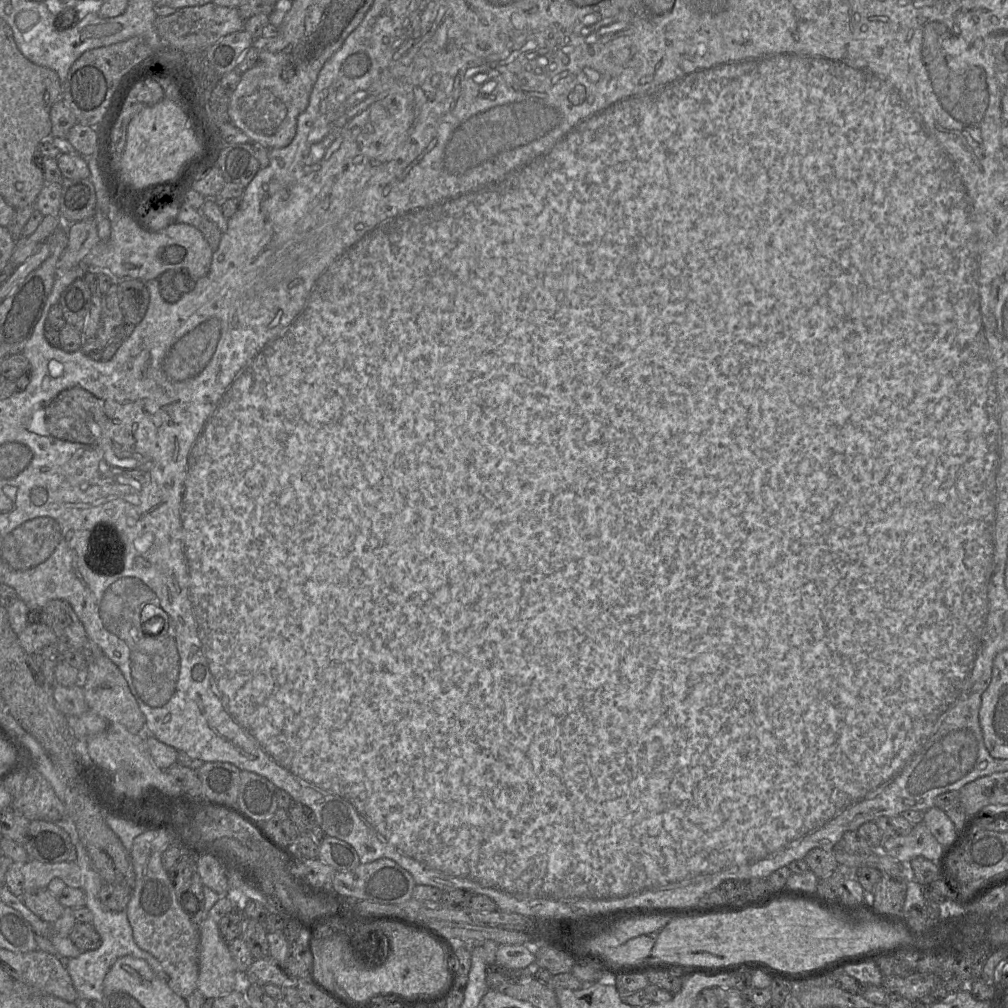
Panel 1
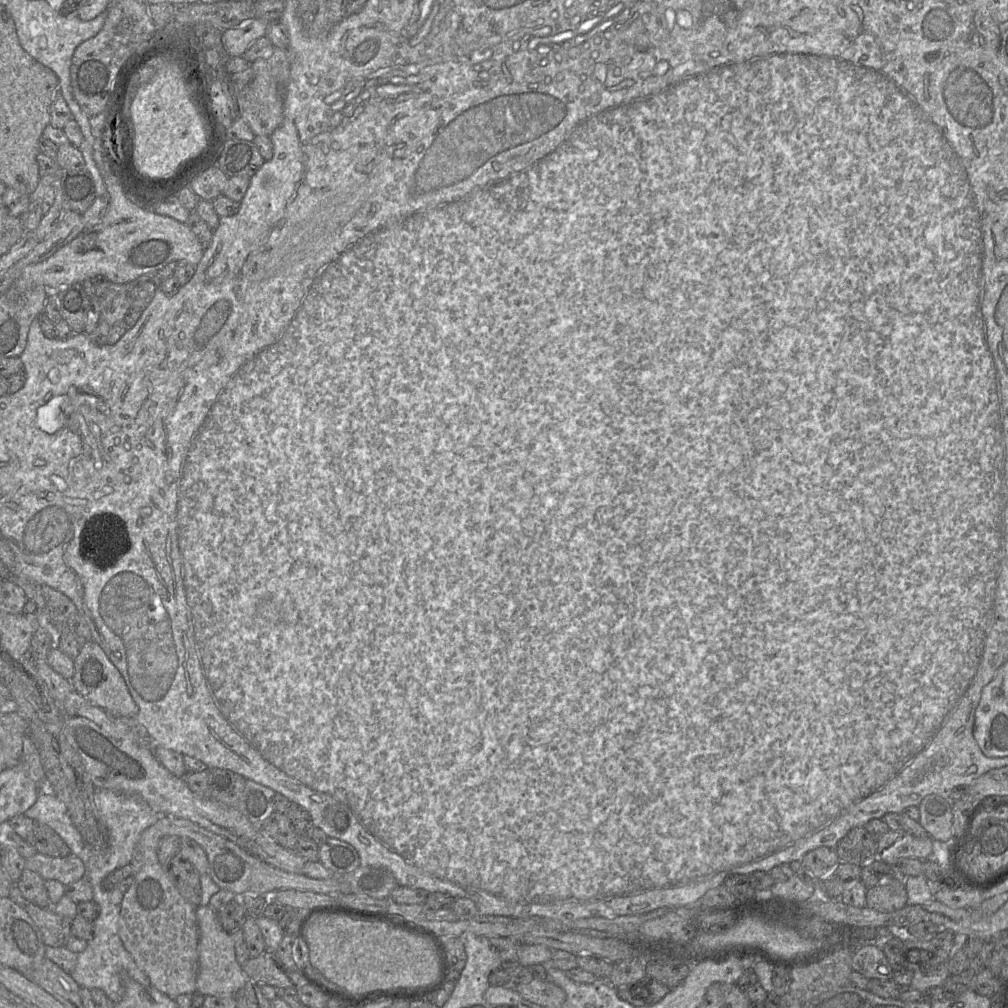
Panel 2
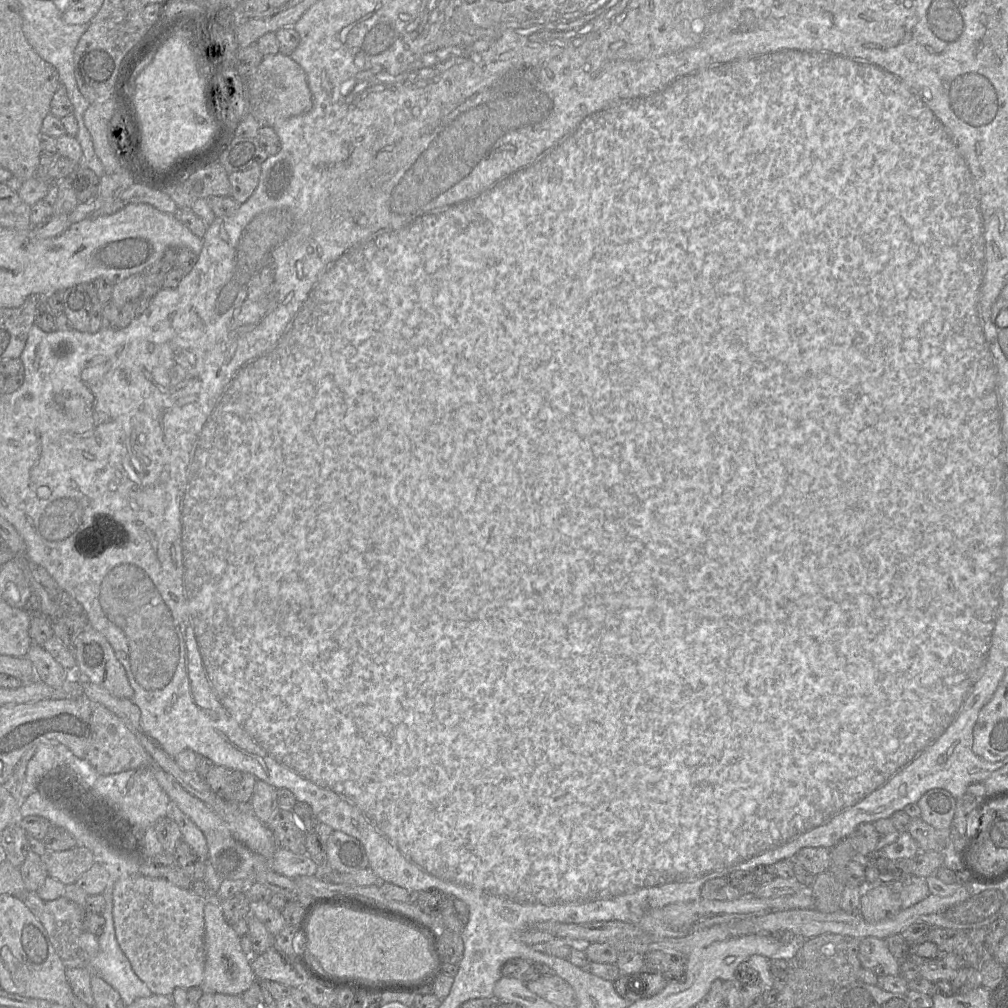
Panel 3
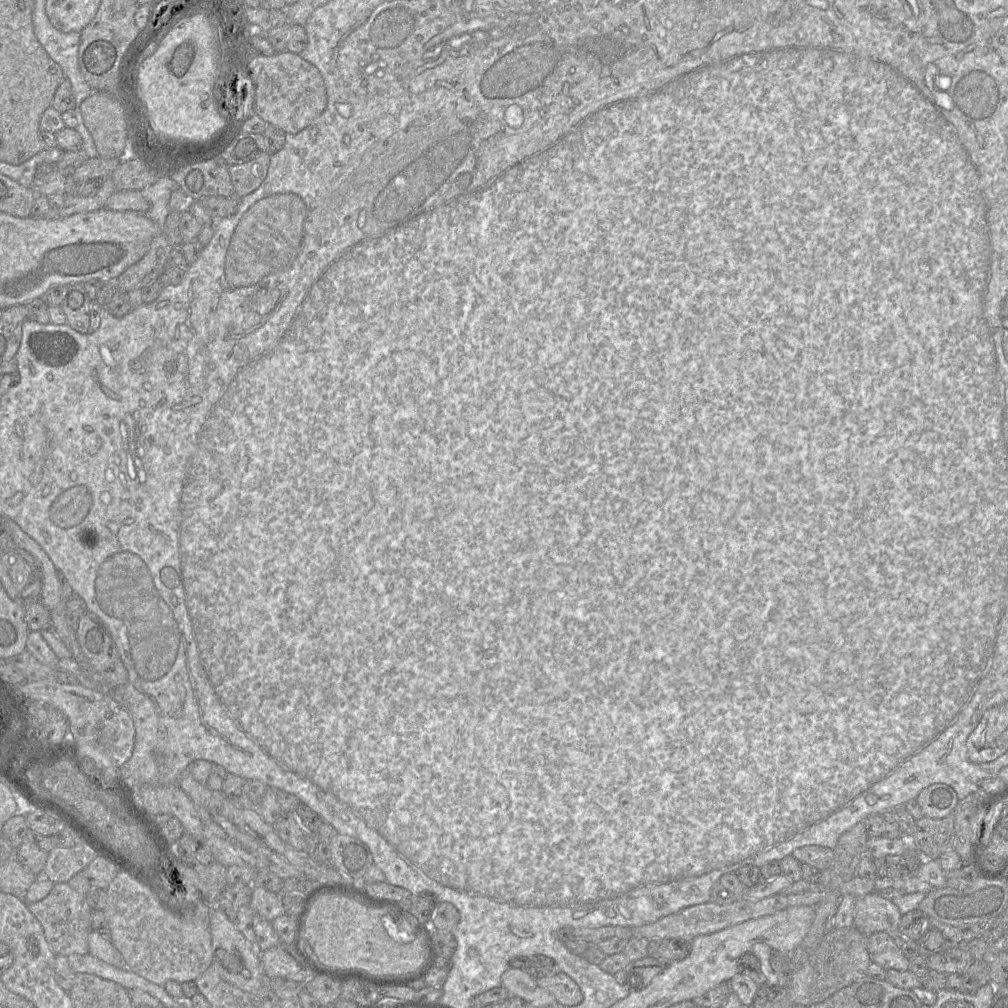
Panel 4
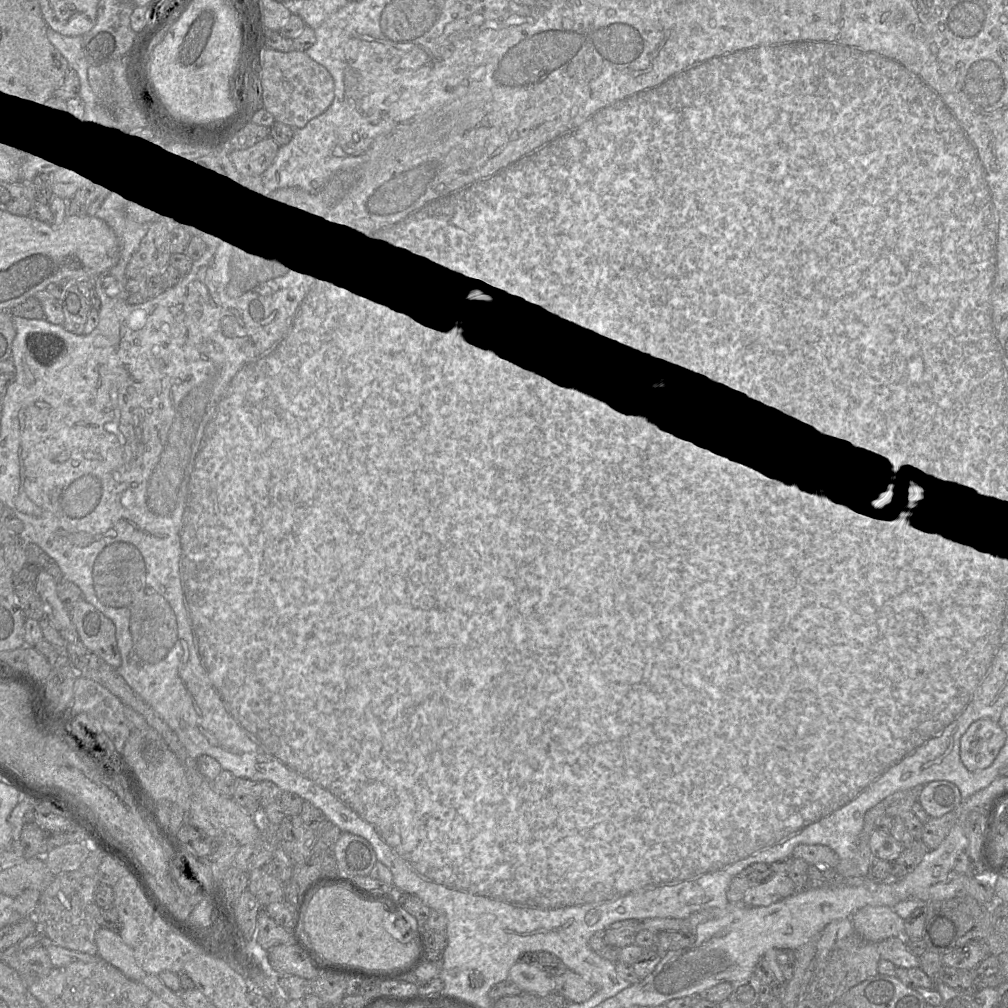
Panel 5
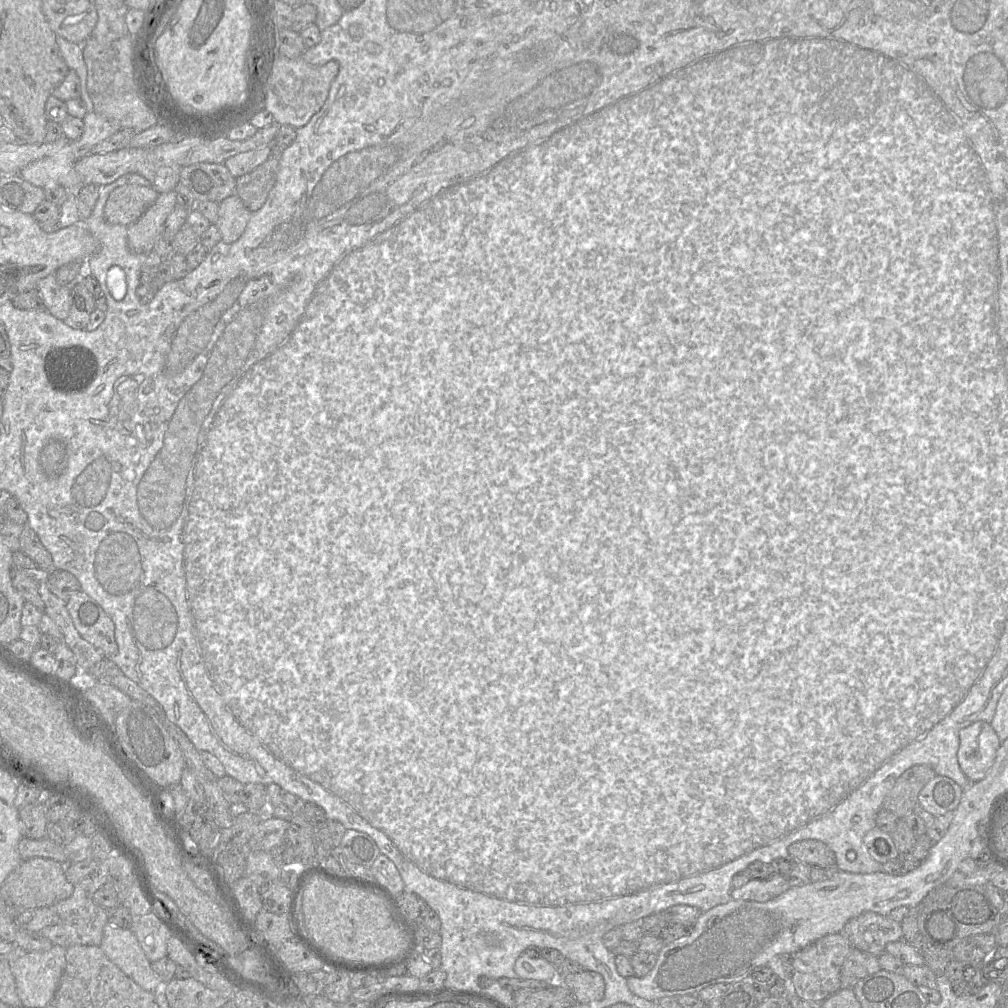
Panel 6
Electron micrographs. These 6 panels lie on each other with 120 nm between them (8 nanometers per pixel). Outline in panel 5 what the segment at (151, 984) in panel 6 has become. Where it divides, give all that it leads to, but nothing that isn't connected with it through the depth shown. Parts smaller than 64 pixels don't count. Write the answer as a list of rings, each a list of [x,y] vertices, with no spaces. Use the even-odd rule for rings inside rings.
[[[101,927],[95,934],[95,942],[97,945],[97,955],[120,970],[128,979],[140,982],[147,973],[137,964],[131,947],[124,943],[119,933]]]

